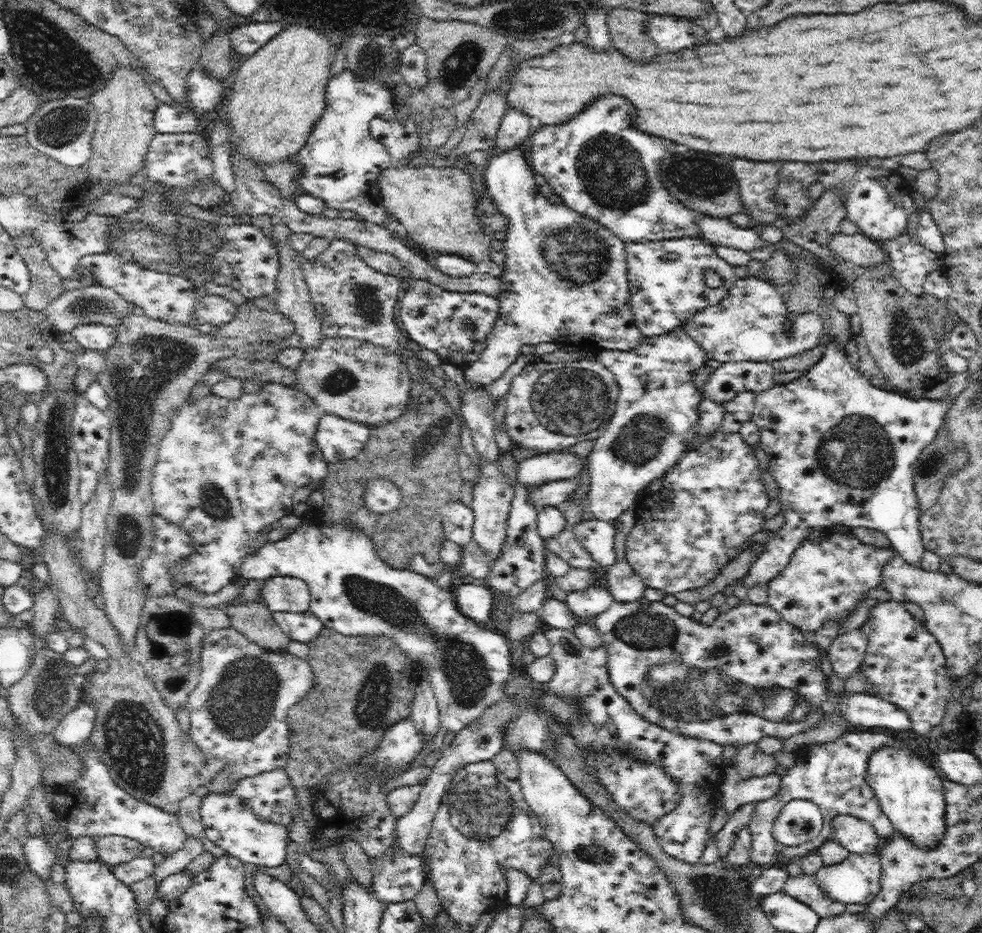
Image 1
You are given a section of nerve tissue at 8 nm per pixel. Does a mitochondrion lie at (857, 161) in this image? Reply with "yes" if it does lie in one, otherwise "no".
no

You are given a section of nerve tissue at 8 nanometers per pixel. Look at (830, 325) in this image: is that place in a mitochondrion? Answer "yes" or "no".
no

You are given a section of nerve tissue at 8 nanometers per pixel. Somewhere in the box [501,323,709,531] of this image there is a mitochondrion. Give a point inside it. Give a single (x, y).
(575, 402)

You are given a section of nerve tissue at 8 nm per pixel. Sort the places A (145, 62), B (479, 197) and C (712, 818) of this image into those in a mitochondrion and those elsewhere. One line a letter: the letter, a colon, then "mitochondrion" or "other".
A: other
B: other
C: other

